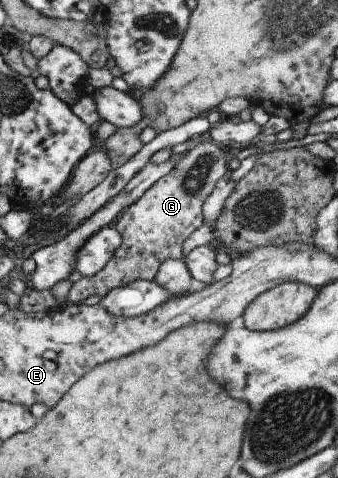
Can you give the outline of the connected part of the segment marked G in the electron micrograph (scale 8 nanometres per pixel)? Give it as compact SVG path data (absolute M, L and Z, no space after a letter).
M211 138L203 143L188 151L170 175L156 182L140 200L121 213L115 224L122 232L122 246L99 274L83 277L73 284L74 301L95 301L116 287L128 286L140 279L155 281L166 260L184 259L184 242L204 224L202 206L214 188L222 184L229 168L226 150Z

